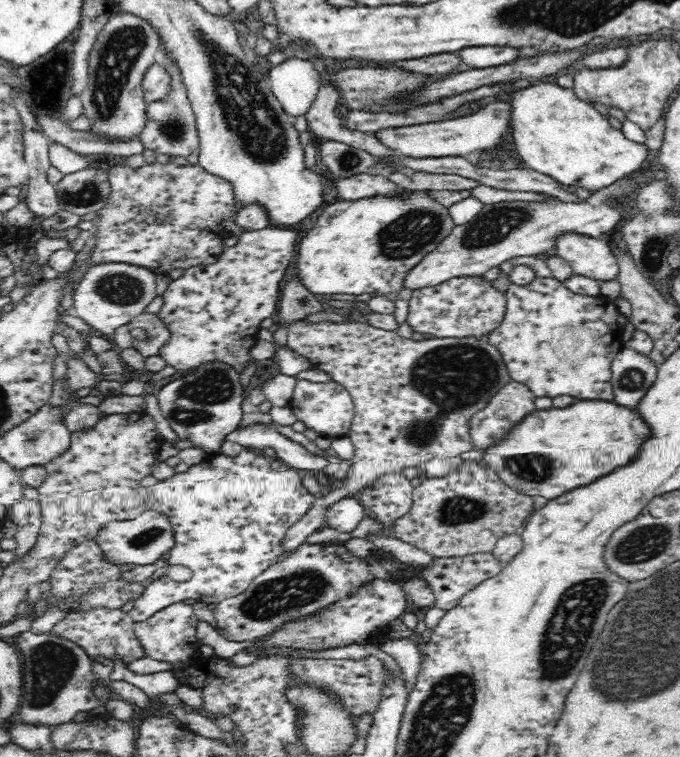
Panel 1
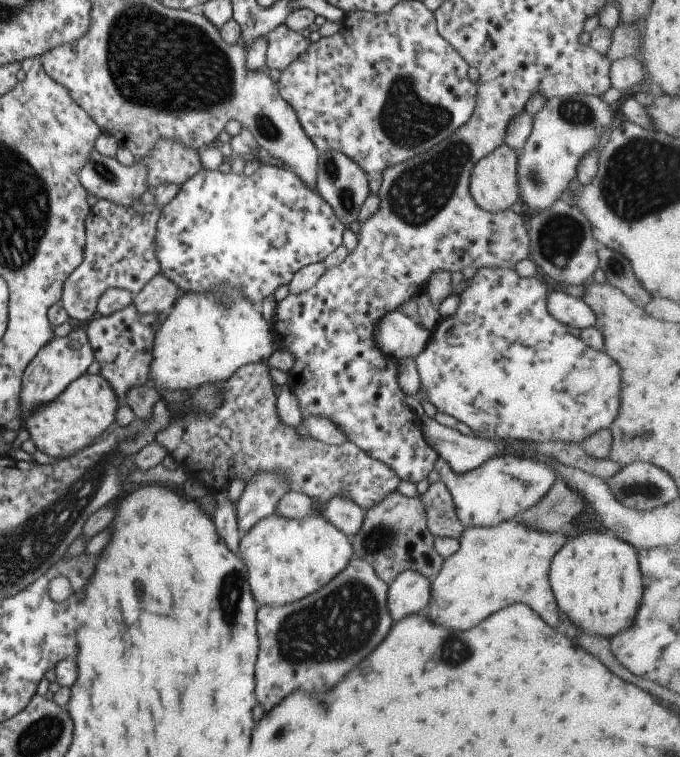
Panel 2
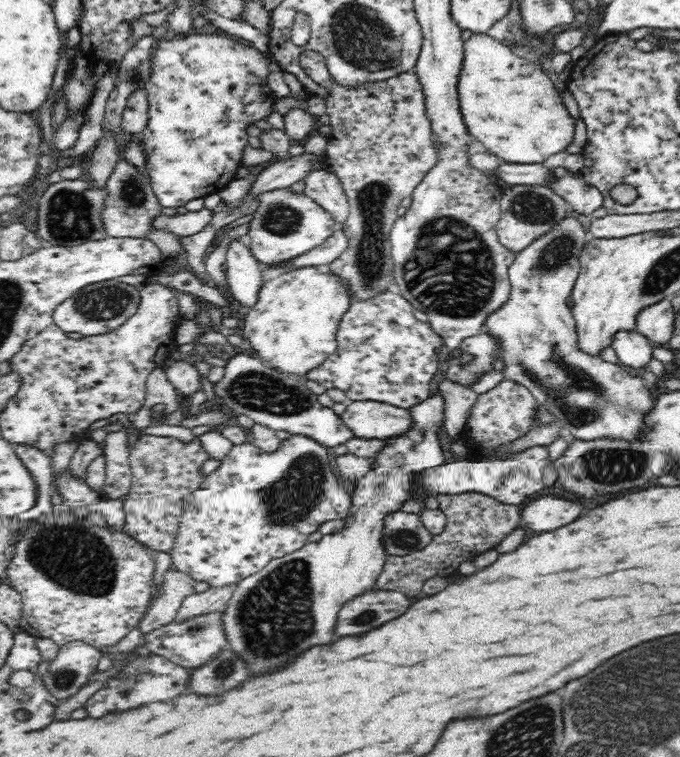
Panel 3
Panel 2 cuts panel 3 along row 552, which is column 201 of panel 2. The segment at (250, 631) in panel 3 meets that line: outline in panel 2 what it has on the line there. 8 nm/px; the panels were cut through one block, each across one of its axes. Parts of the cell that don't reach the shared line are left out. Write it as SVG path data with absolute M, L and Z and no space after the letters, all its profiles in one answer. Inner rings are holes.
M214 285L211 291L188 291L187 293L179 293L179 297L175 300L173 309L162 320L154 339L153 361L151 362L151 371L149 374L149 385L156 390L172 389L193 391L199 389L202 385L211 385L212 383L222 383L231 378L231 376L242 365L257 363L260 361L268 362L268 359L276 351L277 344L275 342L274 332L271 331L270 325L264 319L259 307L254 304L248 297L243 297L243 292L232 285Z

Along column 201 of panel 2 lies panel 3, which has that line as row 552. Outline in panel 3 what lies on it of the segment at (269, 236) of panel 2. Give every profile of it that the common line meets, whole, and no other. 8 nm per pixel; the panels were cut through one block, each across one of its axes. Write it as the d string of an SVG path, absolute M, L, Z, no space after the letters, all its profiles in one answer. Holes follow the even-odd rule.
M293 434L288 440L283 440L276 452L268 453L262 451L252 443L244 443L233 445L230 452L221 459L220 466L207 474L204 482L200 485L198 490L194 490L183 500L183 512L181 516L181 524L176 540L172 544L170 556L172 558L172 568L178 569L197 581L206 581L210 587L223 587L231 584L237 584L244 578L248 578L257 572L260 572L271 560L280 558L300 550L305 544L308 537L319 530L319 526L326 521L345 519L349 515L349 508L351 507L351 495L342 486L340 477L334 475L332 472L332 454L331 450L325 447L322 443L318 443L306 435Z

